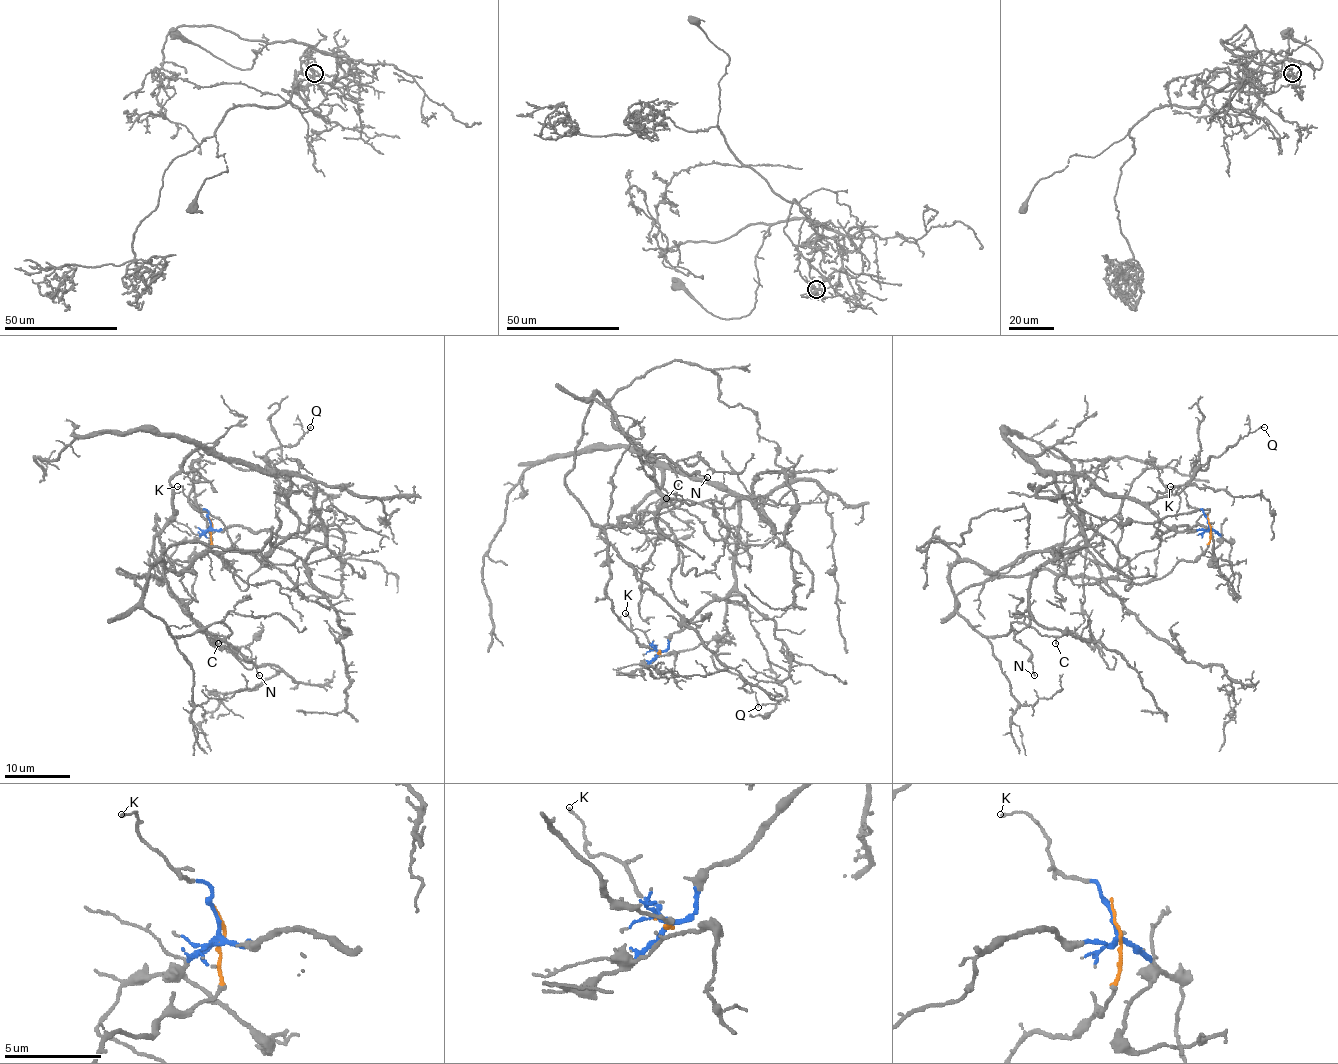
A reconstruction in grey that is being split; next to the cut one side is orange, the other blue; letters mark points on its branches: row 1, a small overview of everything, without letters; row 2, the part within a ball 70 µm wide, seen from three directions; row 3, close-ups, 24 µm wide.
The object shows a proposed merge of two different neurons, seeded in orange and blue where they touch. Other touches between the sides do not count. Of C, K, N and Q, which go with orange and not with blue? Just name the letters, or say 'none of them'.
C, N

